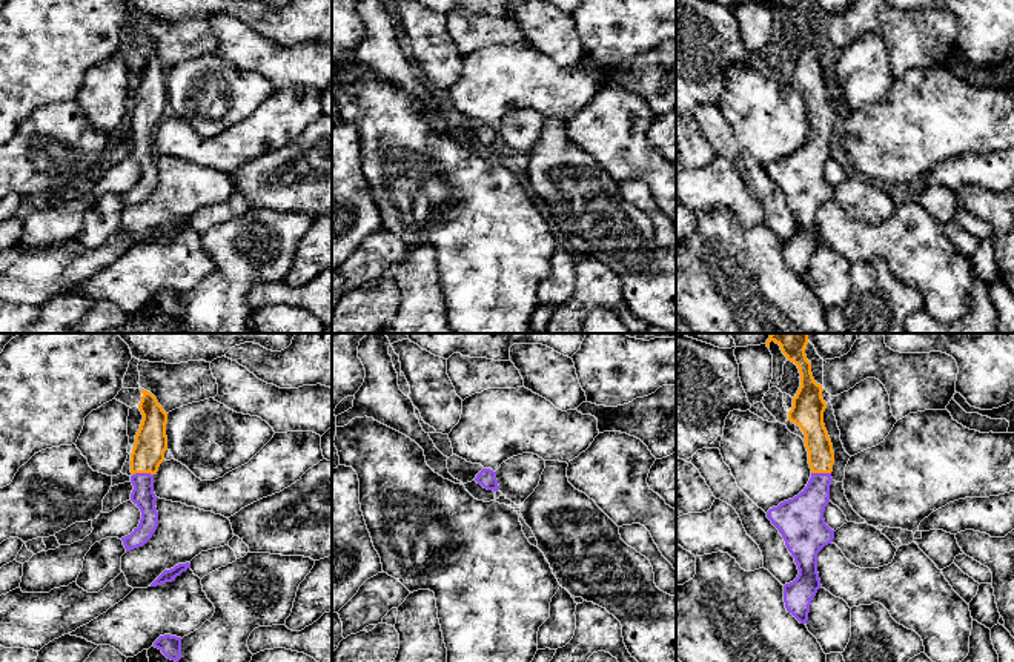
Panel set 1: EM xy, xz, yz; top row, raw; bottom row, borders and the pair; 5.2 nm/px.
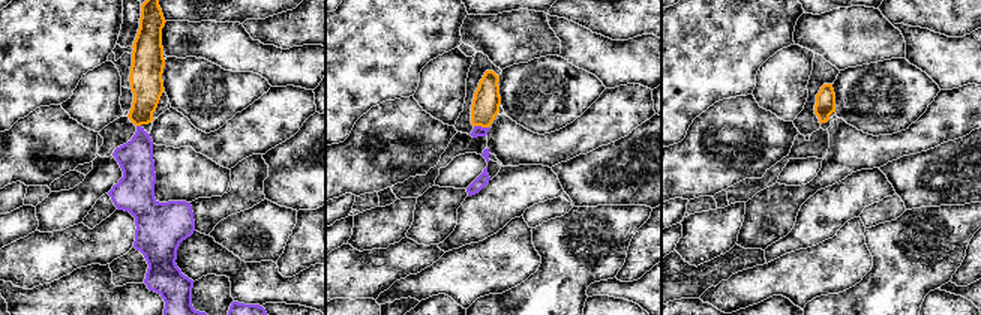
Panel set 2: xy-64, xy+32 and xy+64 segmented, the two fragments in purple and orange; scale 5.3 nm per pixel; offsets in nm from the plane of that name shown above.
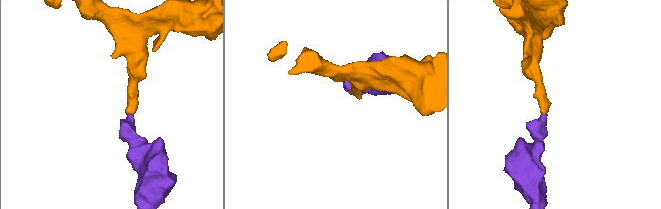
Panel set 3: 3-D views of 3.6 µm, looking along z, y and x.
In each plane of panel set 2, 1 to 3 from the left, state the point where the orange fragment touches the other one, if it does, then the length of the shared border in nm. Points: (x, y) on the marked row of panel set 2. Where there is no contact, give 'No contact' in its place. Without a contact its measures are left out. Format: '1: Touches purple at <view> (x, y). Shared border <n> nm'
1: Touches purple at xy-64 (138, 126). Shared border 30 nm
2: Touches purple at xy+32 (480, 126). Shared border 80 nm
3: No contact

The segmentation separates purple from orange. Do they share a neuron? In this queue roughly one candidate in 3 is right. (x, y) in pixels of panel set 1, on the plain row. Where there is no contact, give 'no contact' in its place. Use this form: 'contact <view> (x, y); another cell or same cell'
contact xy (142, 129); same cell

